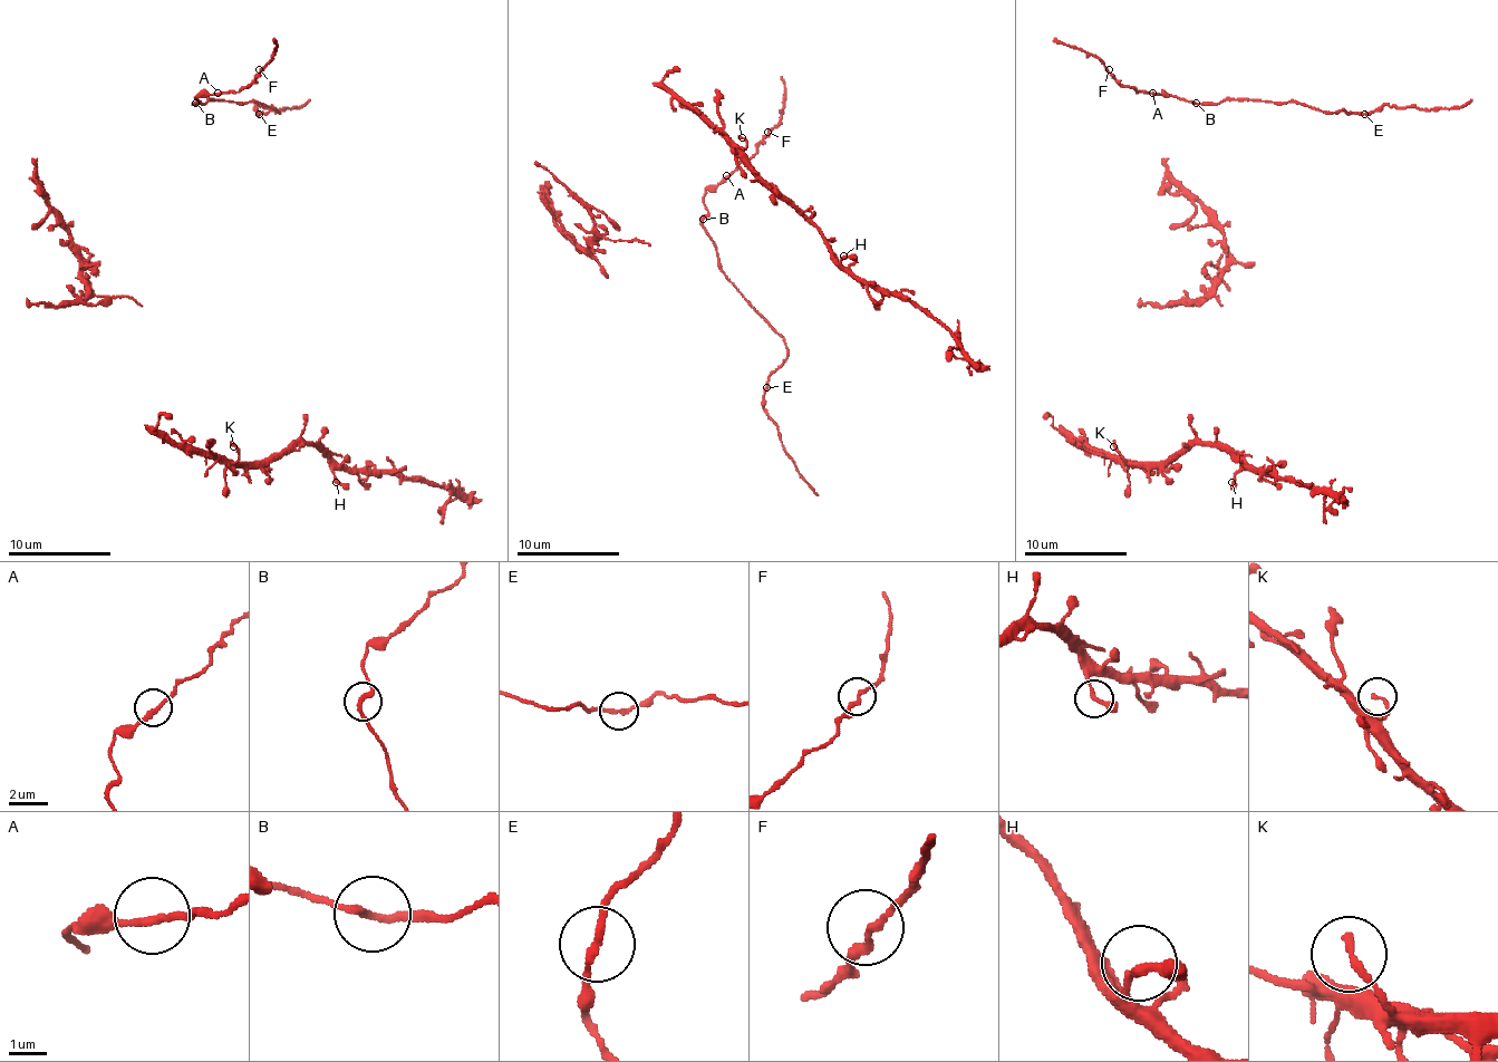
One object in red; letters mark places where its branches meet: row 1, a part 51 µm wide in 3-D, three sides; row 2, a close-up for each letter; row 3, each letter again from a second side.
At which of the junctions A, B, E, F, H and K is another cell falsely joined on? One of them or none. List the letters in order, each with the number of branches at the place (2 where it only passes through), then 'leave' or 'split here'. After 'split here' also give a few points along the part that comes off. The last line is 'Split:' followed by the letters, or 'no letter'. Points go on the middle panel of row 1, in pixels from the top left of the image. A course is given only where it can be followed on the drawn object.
A: branches 2; leave
B: branches 2; leave
E: branches 2; leave
F: branches 2; leave
H: branches 2; leave
K: branches 1; leave
Split: no letter

